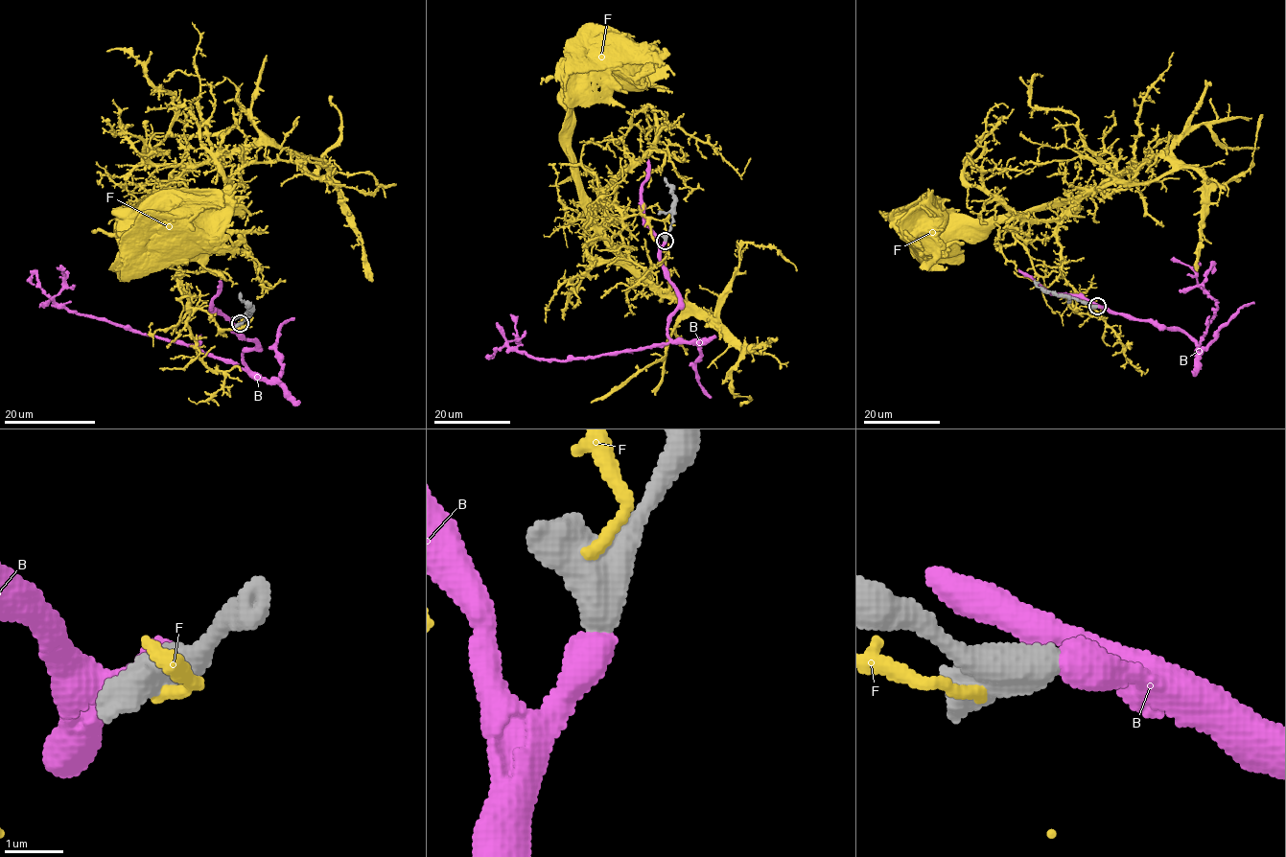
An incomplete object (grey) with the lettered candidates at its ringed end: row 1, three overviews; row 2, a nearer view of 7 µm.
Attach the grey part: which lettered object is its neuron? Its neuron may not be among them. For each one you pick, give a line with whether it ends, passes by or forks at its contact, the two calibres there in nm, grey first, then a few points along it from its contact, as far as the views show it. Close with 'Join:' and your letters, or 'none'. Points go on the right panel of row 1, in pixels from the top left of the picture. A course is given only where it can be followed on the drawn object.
B: it ends | 650/600 nm | via (1097, 307), (1183, 331), (1199, 344), (1217, 310), (1217, 303), (1197, 282), (1194, 271), (1171, 259)
Join: B

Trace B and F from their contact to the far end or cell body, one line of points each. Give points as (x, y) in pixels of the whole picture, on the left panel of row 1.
B: (240, 324), (235, 331), (256, 344), (244, 352), (244, 368), (61, 308), (54, 301), (63, 282), (57, 266)
F: (239, 325), (221, 328), (190, 306), (148, 200), (128, 218), (128, 224), (176, 236), (184, 228)

